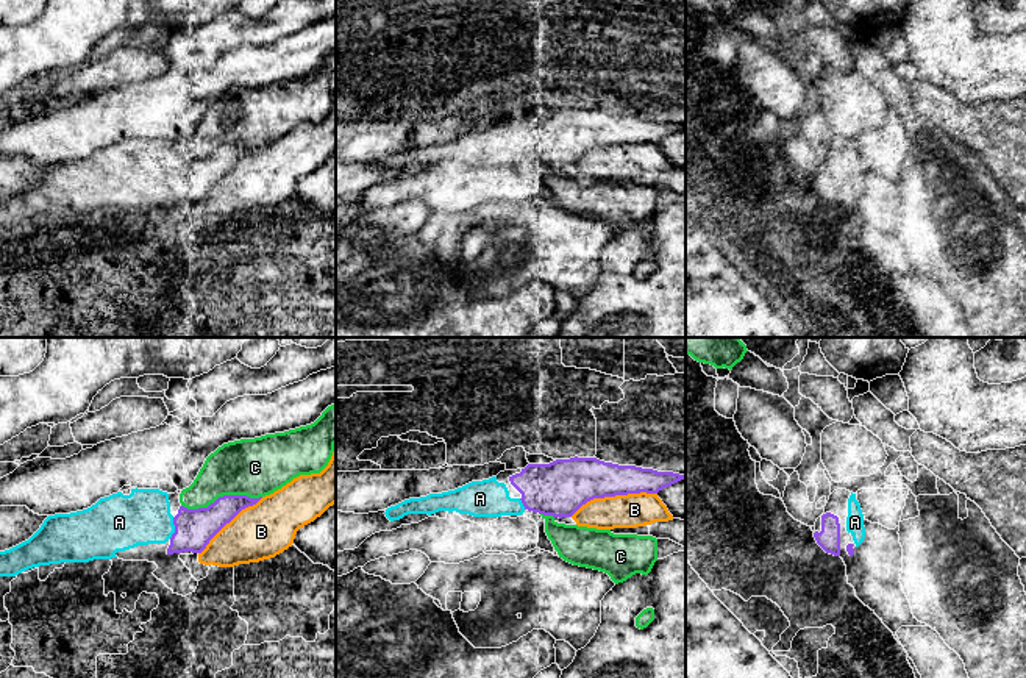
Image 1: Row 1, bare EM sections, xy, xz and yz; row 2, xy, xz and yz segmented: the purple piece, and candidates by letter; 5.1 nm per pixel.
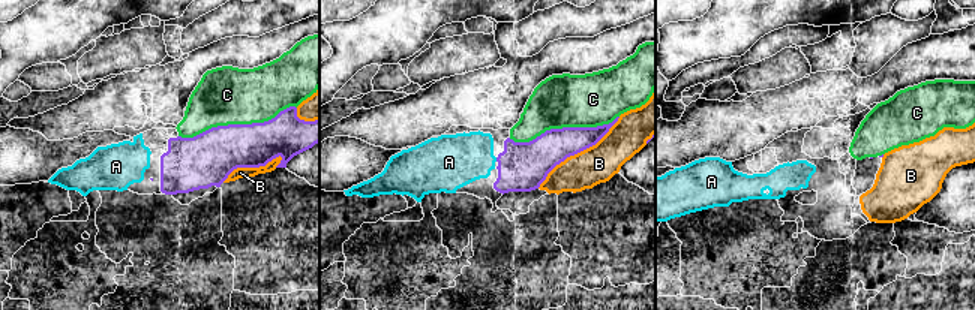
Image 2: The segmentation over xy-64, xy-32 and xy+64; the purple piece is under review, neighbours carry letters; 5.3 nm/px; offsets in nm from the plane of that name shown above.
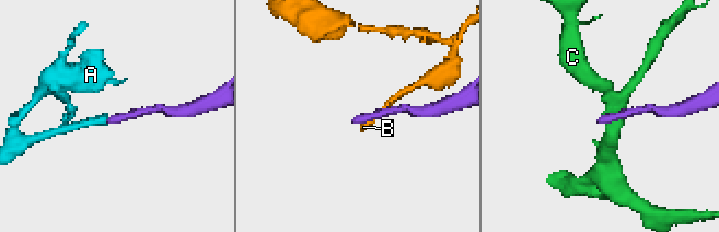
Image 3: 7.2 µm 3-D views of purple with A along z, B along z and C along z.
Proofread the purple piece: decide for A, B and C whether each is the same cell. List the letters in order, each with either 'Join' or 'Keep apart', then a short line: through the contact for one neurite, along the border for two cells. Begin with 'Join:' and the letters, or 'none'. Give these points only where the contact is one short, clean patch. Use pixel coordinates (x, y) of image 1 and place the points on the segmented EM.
Join: A
A: Join
B: Keep apart
C: Keep apart

